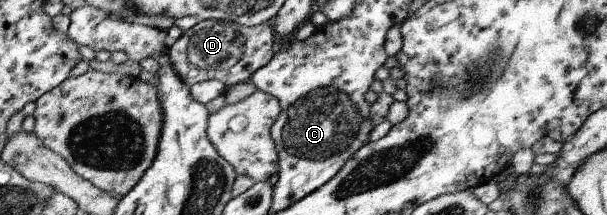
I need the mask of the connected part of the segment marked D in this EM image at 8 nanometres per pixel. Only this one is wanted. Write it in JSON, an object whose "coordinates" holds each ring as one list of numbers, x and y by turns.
{"coordinates":[[199,20,169,45,168,64,189,89,194,83,219,80,225,87,245,82,249,76,263,67,271,58,273,31,267,23,245,27,230,21]]}

